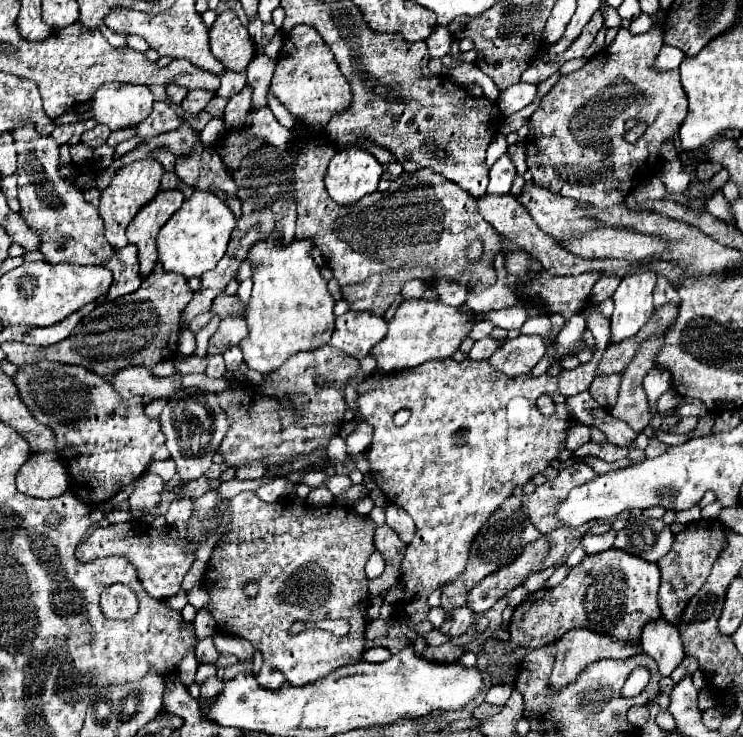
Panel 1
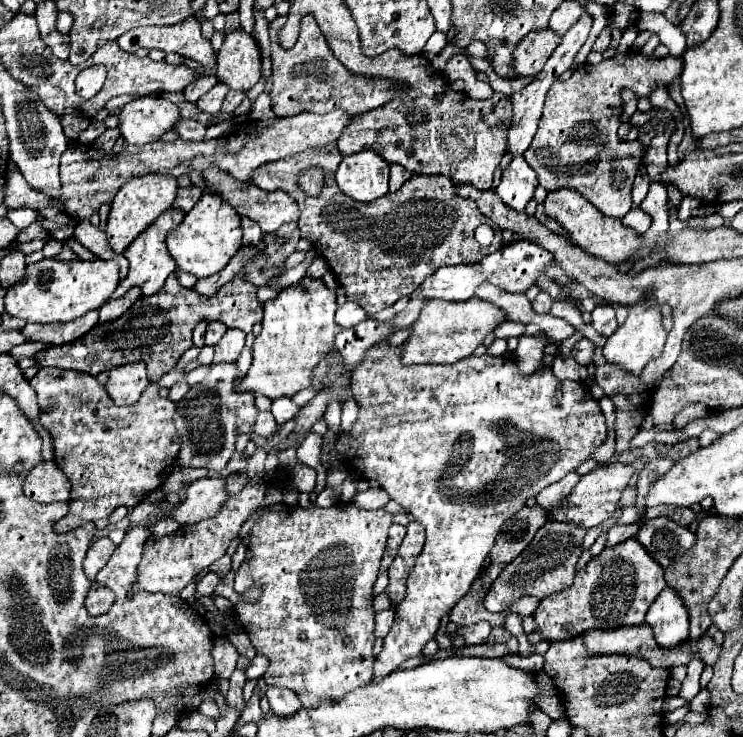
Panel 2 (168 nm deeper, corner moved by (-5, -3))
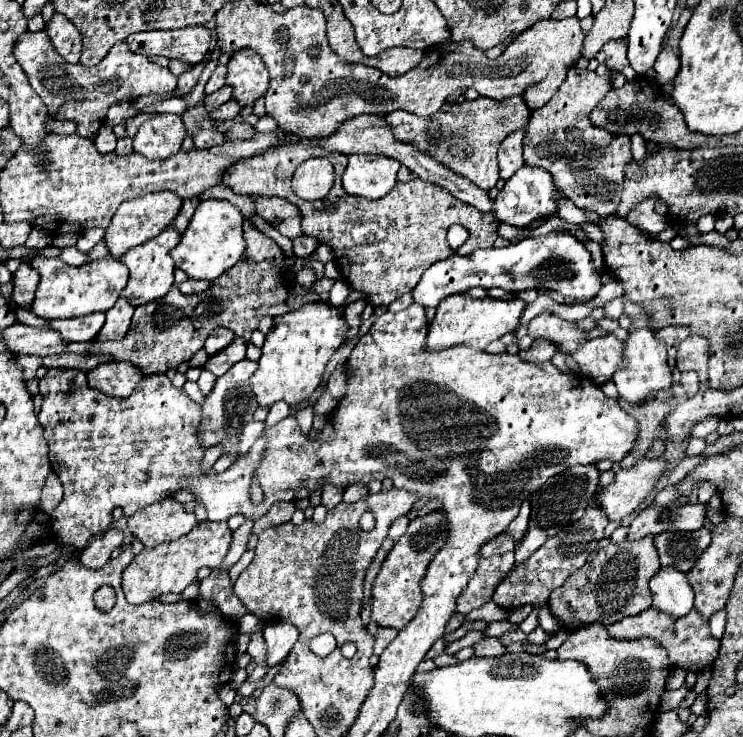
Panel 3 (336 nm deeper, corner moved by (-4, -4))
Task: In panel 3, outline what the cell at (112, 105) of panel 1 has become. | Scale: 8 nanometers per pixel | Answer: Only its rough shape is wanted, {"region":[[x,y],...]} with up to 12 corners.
{"region":[[159,113],[141,125],[133,147],[147,159],[181,151],[181,115]]}

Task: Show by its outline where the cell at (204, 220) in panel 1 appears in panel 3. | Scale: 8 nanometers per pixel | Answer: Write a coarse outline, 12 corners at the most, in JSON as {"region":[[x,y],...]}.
{"region":[[207,199],[171,249],[189,279],[213,281],[243,255],[243,215]]}

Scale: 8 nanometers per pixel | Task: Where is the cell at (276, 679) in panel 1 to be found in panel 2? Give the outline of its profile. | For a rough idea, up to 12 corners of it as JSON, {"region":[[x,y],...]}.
{"region":[[268,686],[266,698],[278,716],[300,710],[298,696],[280,686]]}

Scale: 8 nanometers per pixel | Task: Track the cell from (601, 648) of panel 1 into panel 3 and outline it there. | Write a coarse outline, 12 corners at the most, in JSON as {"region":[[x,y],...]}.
{"region":[[655,607],[609,625],[617,639],[659,639],[673,667],[703,671],[719,639],[697,609]]}

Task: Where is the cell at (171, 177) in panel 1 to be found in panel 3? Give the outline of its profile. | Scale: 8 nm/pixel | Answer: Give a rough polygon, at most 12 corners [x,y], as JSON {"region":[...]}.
{"region":[[185,199],[177,219],[173,221],[179,233],[185,233],[199,199]]}

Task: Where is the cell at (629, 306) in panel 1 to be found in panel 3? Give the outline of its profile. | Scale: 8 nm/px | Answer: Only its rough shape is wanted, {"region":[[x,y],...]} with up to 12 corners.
{"region":[[653,329],[627,337],[613,375],[619,397],[643,405],[673,385]]}

